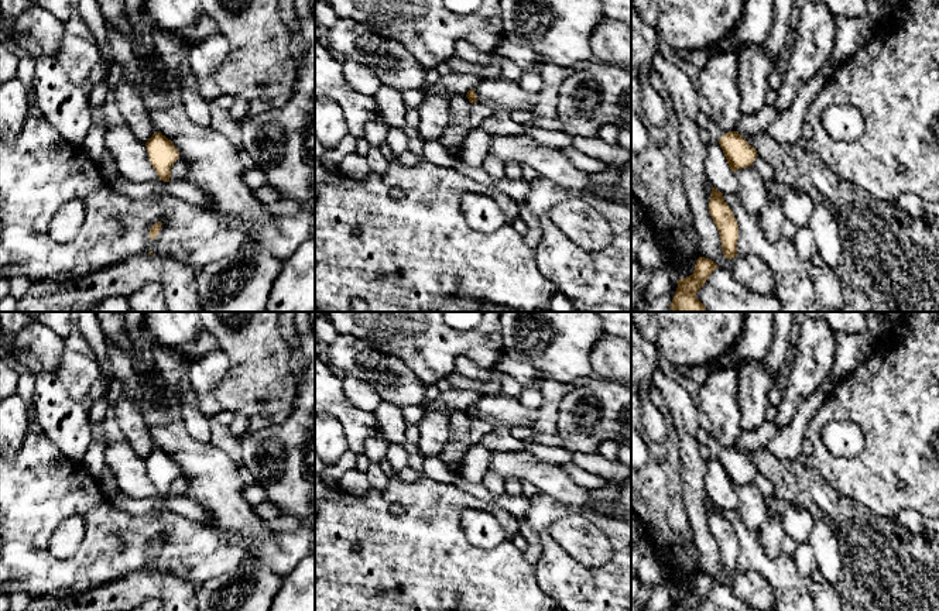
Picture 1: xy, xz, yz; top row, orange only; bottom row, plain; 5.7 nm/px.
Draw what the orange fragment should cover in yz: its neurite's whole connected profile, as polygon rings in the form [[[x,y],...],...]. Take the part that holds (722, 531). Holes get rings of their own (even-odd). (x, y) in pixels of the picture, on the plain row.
[[[713,502],[709,516],[709,529],[719,546],[724,573],[729,576],[734,574],[737,571],[738,540],[731,525],[724,518],[723,509]]]

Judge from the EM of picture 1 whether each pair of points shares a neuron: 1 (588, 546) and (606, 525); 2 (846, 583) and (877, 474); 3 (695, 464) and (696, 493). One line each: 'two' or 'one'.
1: two
2: two
3: one

